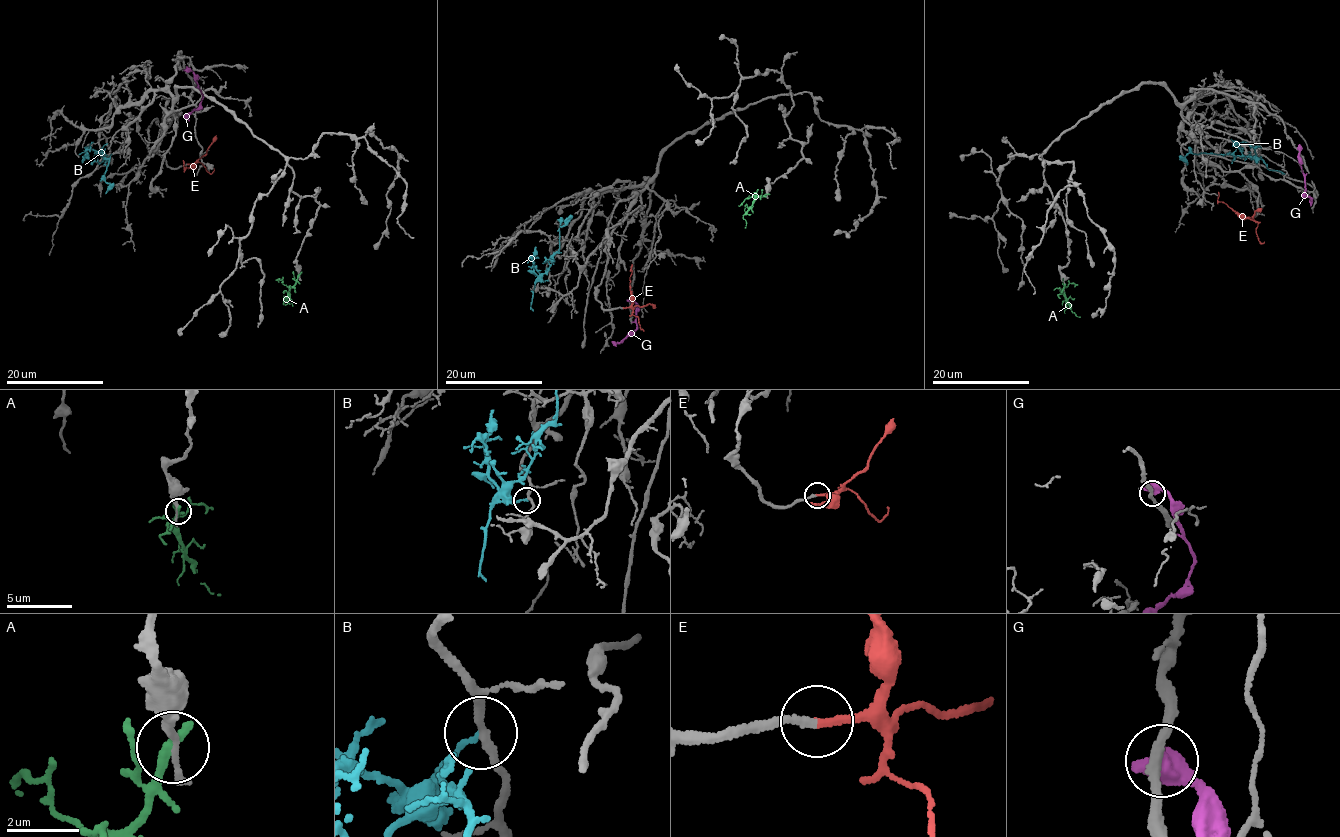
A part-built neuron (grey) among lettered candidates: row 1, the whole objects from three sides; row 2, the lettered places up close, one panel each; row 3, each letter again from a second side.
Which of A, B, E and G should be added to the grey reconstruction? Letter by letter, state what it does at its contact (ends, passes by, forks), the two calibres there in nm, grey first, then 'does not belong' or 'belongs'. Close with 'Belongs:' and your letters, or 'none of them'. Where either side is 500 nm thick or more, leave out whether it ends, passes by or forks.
A: it ends; calibres 240 and 320 nm; does not belong
B: it ends; calibres 200 and 140 nm; does not belong
E: it ends; calibres 190 and 200 nm; belongs
G: calibres 240 and 750 nm; does not belong
Belongs: E

